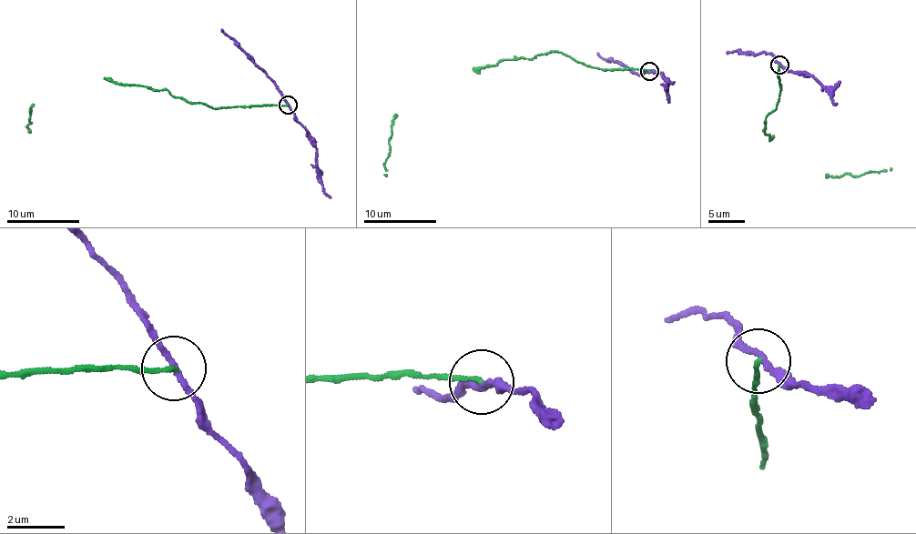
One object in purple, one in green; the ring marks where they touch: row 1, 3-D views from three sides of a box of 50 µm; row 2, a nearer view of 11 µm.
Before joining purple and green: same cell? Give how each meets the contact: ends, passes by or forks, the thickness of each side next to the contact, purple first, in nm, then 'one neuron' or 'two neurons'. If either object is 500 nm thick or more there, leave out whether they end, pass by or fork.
purple passes by; green ends there; 190 nm thick on the purple side, 160 nm on the other; two neurons

